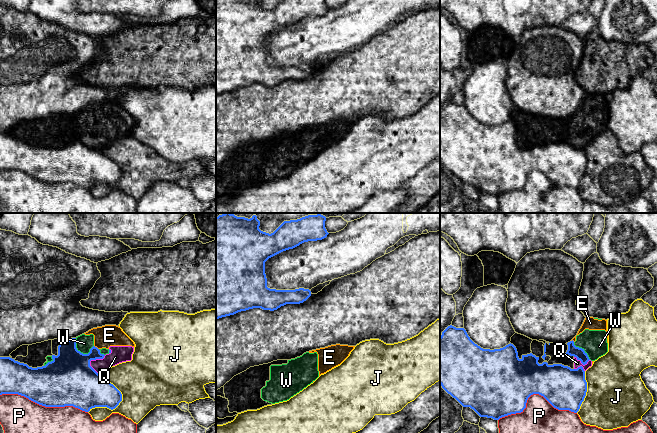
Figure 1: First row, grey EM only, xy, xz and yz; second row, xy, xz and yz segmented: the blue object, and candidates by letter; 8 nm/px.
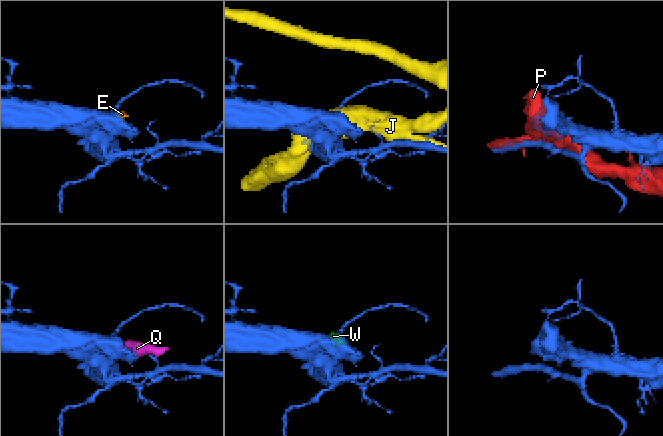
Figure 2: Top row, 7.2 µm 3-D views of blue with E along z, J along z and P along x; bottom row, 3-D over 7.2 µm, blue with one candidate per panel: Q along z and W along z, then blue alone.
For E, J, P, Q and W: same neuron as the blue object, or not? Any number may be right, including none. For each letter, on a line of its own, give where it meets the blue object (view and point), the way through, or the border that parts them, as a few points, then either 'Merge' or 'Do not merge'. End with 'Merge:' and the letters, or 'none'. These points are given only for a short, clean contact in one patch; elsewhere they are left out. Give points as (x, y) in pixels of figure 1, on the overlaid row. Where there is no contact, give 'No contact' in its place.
E: Touches blue at xy (96, 347). Boundary: xy (94, 345), (98, 349). Do not merge
J: Touches blue at xy (118, 404). Do not merge
P: Touches blue at xy (44, 405). Do not merge
Q: Touches blue at xy (90, 360). Do not merge
W: Touches blue at xy (76, 349). Do not merge
Merge: none

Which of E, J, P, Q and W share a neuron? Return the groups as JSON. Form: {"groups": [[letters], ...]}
{"groups": [["E", "Q", "W"], ["J"], ["P"]]}

